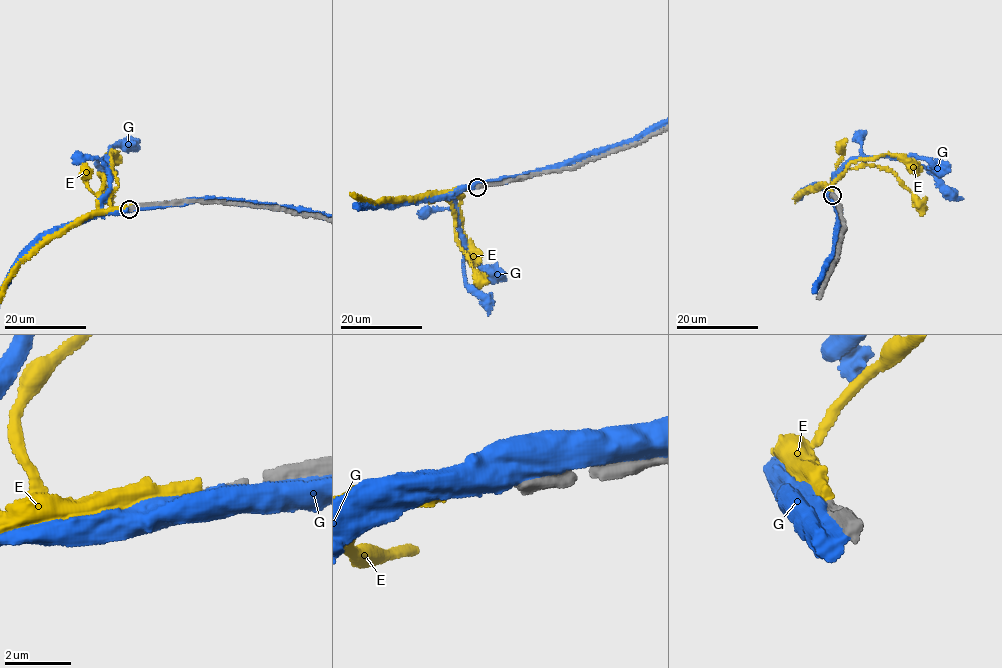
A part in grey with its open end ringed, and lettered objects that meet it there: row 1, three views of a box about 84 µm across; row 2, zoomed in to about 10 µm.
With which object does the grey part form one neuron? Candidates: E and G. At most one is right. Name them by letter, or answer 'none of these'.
none of these

